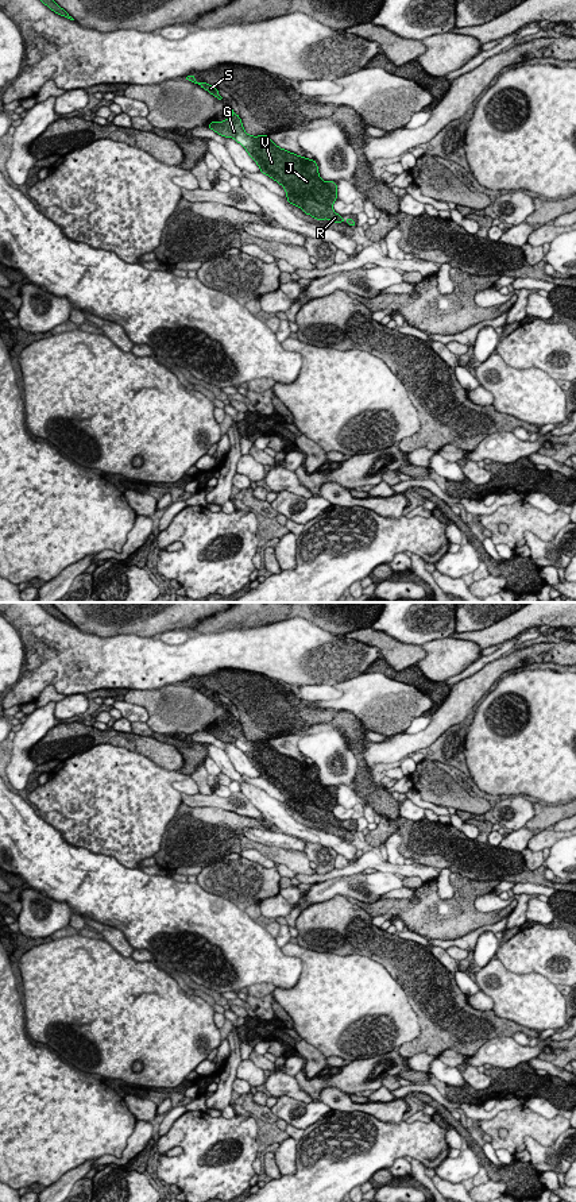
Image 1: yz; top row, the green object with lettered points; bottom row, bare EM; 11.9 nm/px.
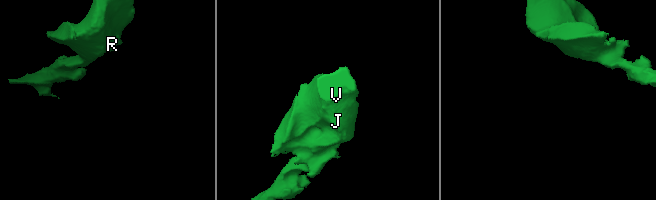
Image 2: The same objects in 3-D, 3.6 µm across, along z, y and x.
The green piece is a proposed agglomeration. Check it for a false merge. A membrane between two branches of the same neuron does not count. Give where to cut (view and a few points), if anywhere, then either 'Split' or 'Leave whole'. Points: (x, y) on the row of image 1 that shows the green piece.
No split. Leave whole

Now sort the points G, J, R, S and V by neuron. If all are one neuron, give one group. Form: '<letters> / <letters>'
G J R S V

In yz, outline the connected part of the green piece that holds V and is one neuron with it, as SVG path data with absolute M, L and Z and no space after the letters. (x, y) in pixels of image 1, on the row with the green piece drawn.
M232 105L231 112L231 119L221 123L212 122L208 128L239 142L255 163L259 165L260 173L271 177L285 188L286 200L290 204L299 207L306 215L317 220L329 219L333 223L347 221L351 227L356 226L351 216L344 220L343 216L333 211L332 205L337 200L337 184L320 178L314 159L278 147L268 135L248 135Z

